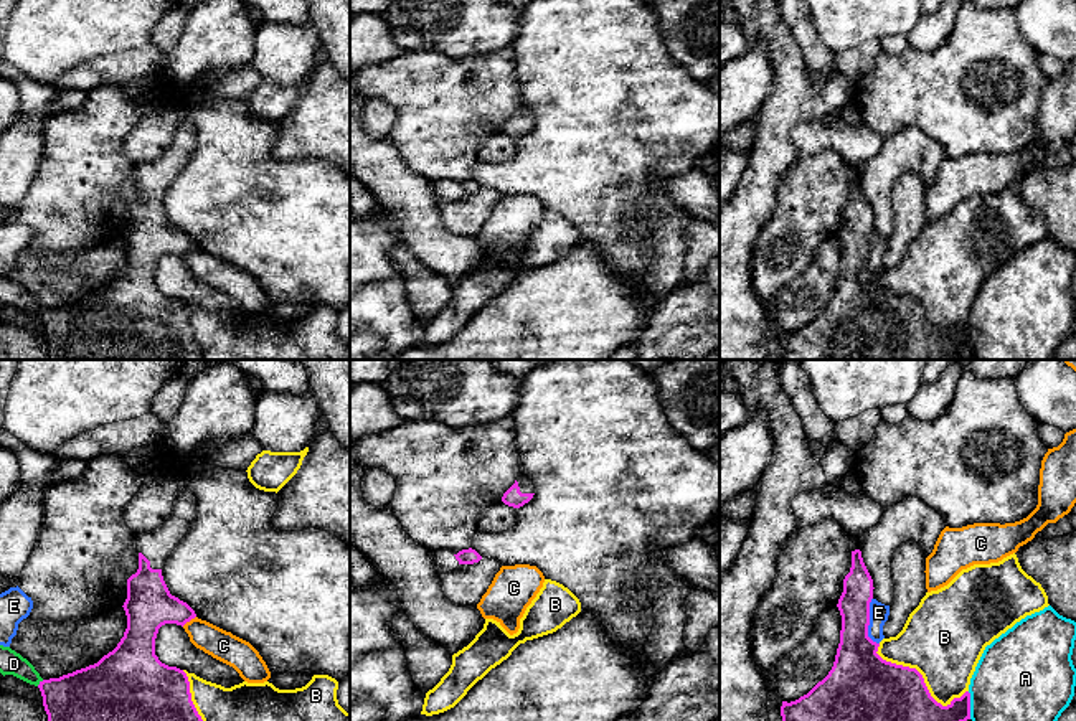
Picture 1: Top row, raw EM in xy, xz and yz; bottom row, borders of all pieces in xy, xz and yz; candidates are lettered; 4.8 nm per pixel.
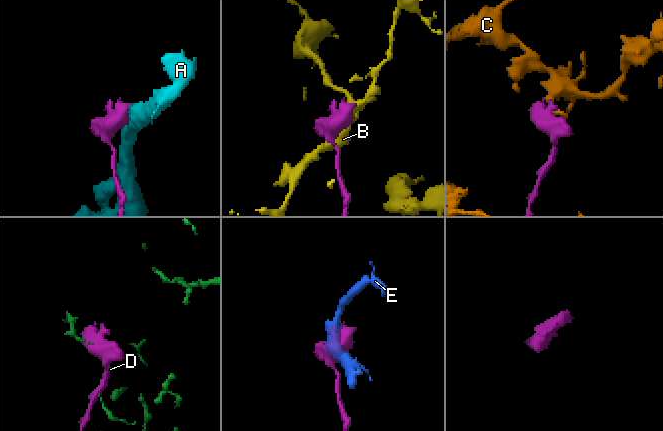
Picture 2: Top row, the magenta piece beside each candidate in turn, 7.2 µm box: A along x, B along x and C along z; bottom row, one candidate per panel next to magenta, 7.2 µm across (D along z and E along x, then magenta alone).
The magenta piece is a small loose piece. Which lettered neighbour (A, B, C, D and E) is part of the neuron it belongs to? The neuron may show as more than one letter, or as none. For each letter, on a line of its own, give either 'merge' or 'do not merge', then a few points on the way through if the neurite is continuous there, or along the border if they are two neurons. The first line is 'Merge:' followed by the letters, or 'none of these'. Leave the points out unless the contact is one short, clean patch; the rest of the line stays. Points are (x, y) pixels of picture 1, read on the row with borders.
Merge: none of these
A: do not merge
B: do not merge
C: do not merge; border xy (195, 616), (182, 626)
D: do not merge; border xy (43, 680), (37, 685)
E: do not merge

